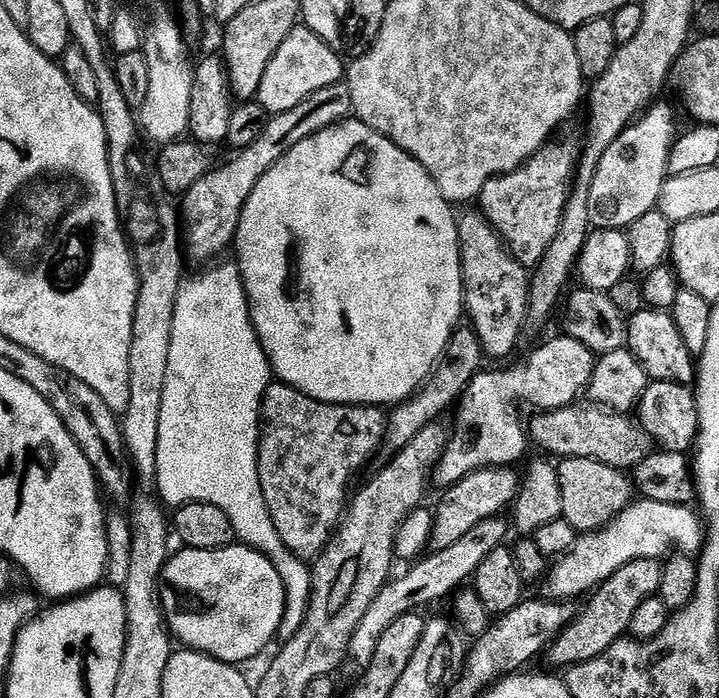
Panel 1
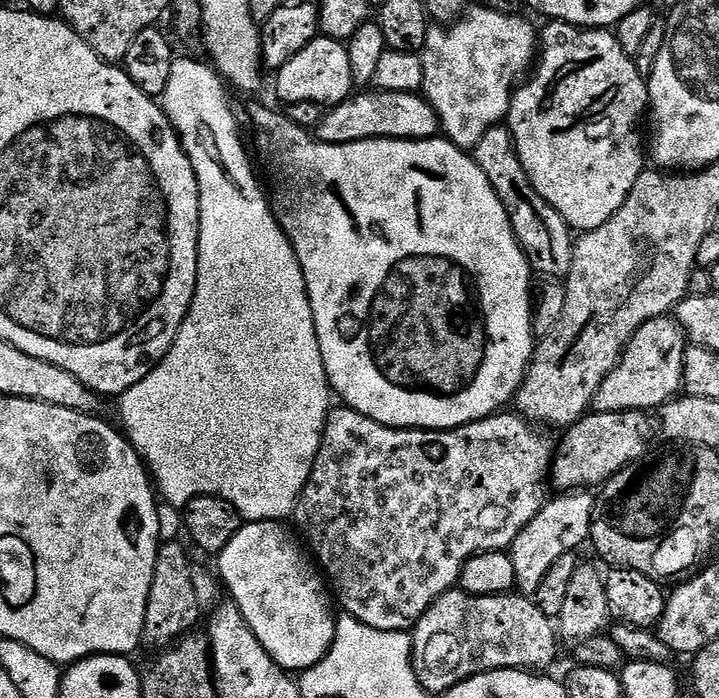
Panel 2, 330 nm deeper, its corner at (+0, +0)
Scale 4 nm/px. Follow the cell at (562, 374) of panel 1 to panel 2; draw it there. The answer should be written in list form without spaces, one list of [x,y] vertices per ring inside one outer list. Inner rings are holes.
[[[659,316],[632,334],[619,358],[619,363],[605,377],[596,392],[597,413],[630,412],[659,409],[681,391],[684,382],[684,350],[686,336],[679,323],[668,316]]]

